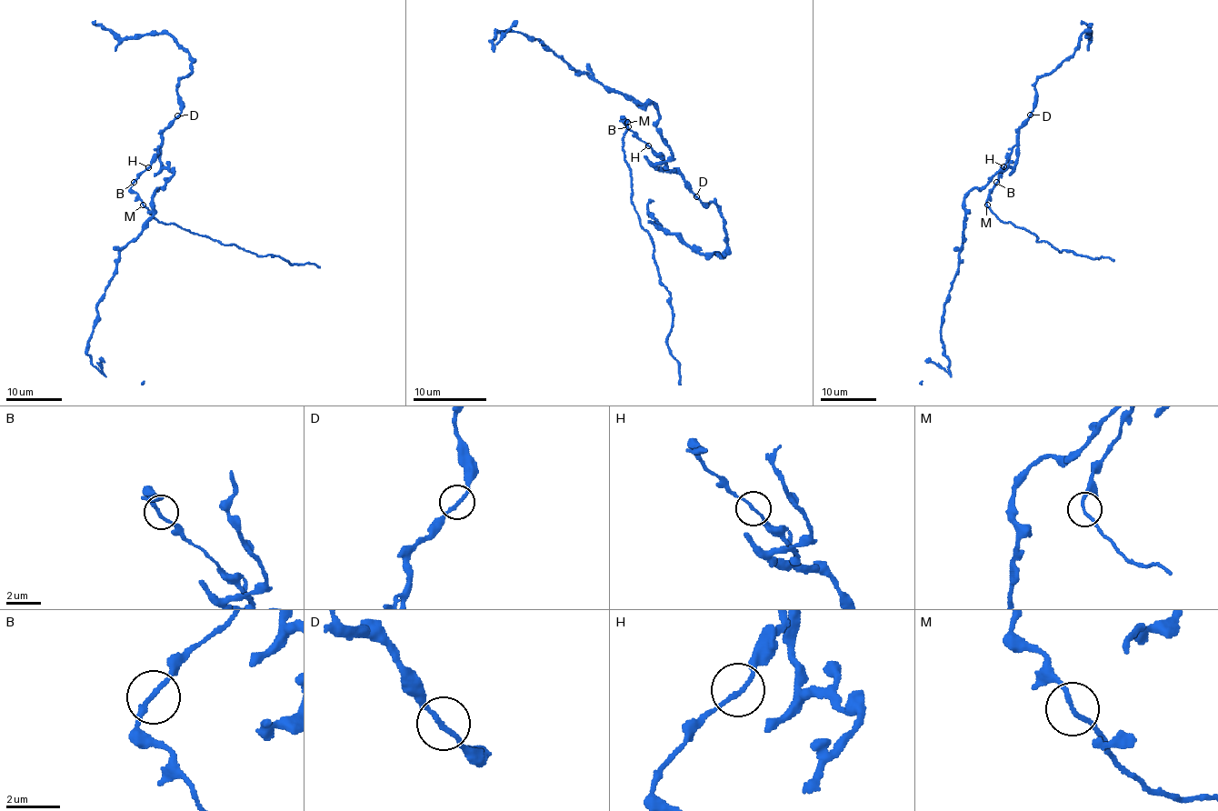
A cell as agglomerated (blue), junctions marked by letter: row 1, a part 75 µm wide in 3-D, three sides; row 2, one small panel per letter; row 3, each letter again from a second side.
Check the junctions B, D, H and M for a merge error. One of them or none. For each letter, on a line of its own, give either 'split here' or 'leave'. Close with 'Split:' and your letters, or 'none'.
B: leave
D: leave
H: leave
M: split here
Split: M

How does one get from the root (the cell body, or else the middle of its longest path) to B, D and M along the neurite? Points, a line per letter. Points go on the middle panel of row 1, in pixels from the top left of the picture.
B: (656, 164), (657, 169), (664, 170), (665, 162), (628, 126)
D: (656, 164), (657, 169), (677, 172), (696, 196)
M: (656, 164), (657, 169), (664, 170), (665, 162), (629, 130), (623, 119), (626, 119), (626, 122)

